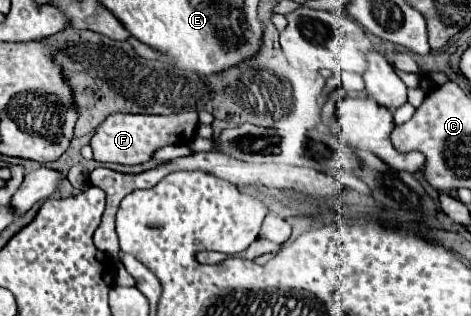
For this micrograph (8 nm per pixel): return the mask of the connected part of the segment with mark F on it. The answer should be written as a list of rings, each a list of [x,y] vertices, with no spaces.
[[[114,113],[110,115],[94,133],[90,147],[94,149],[94,159],[100,163],[120,163],[120,165],[140,165],[152,159],[156,149],[164,145],[186,145],[188,137],[196,135],[198,113],[178,113],[178,115],[130,115]]]

